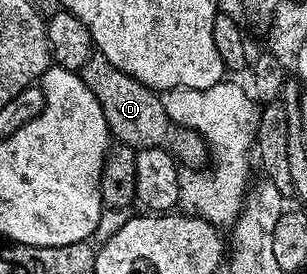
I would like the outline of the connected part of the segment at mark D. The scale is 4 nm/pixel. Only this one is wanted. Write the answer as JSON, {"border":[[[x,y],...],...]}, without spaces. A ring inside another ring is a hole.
{"border":[[[95,53],[84,65],[80,72],[84,85],[92,89],[92,97],[100,101],[100,109],[104,109],[106,124],[111,136],[117,142],[135,149],[144,147],[169,148],[170,138],[174,135],[174,147],[172,154],[179,164],[186,169],[202,169],[207,166],[208,148],[197,131],[187,131],[185,127],[176,126],[168,117],[168,113],[162,104],[162,96],[153,91],[151,87],[145,87],[136,77],[128,77],[108,57]]]}

